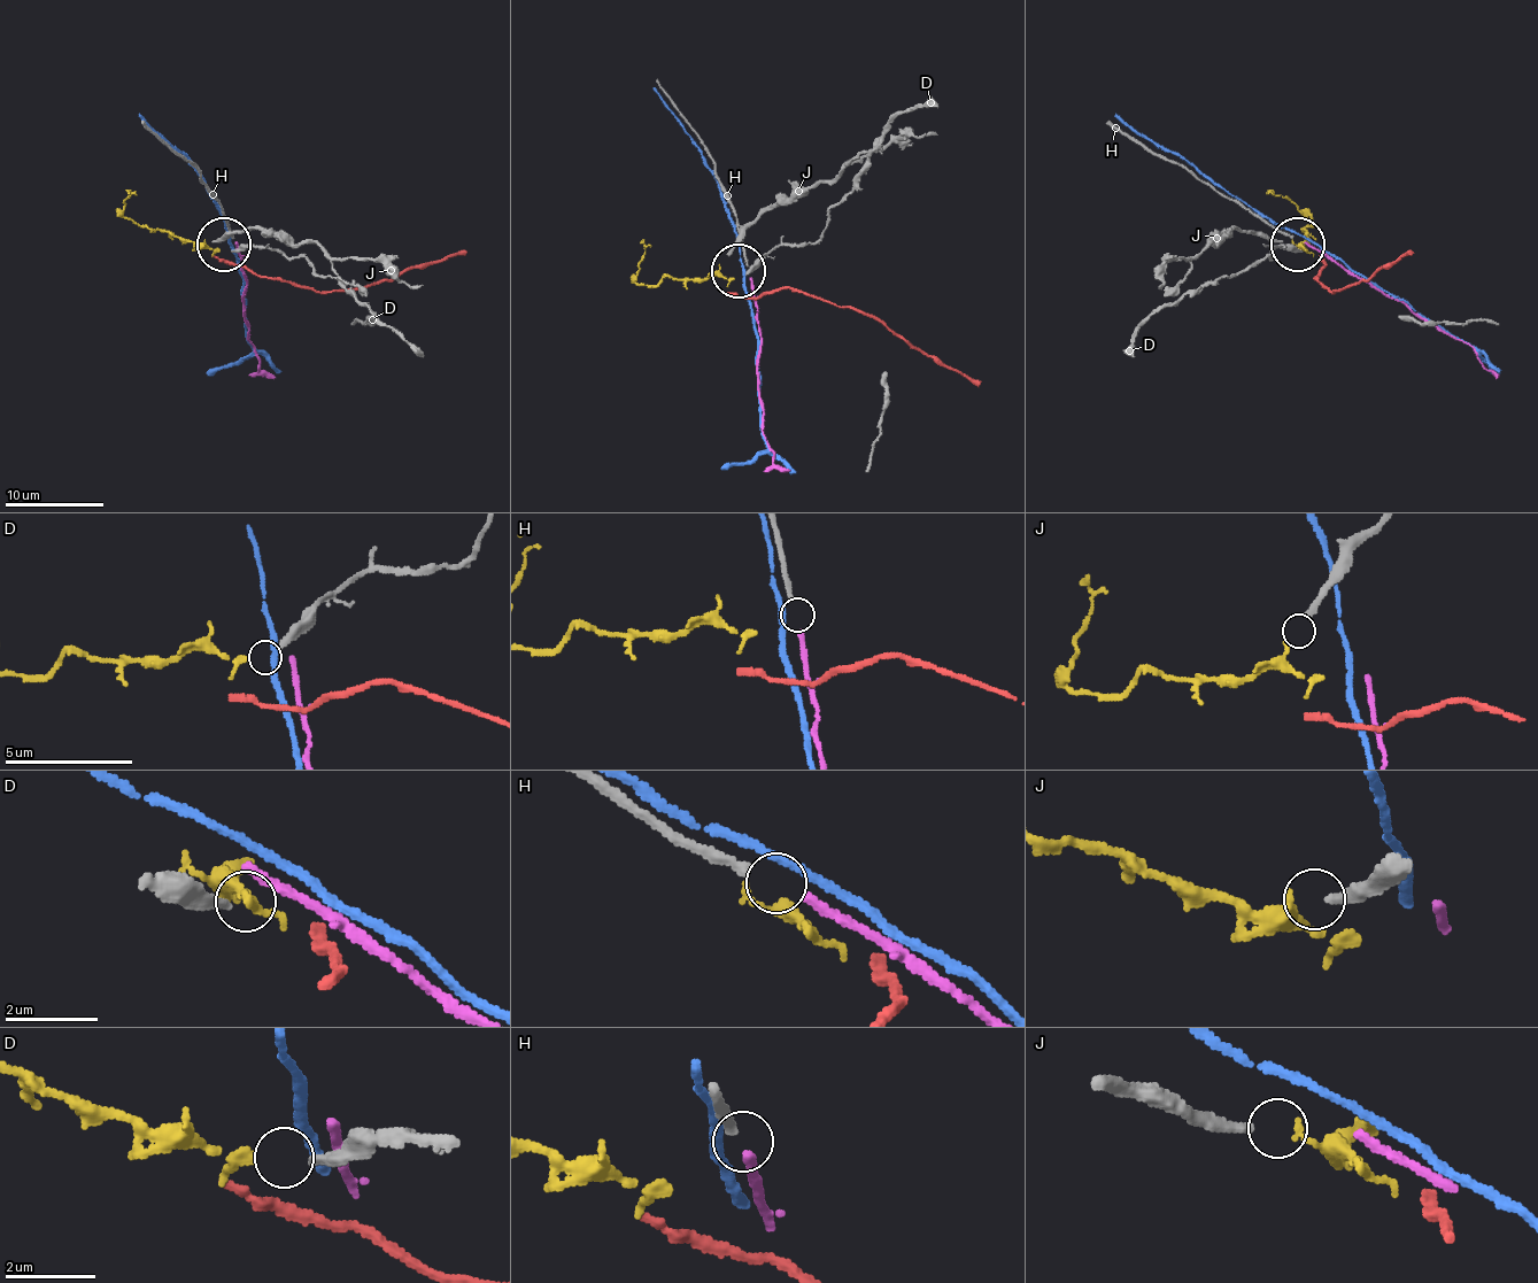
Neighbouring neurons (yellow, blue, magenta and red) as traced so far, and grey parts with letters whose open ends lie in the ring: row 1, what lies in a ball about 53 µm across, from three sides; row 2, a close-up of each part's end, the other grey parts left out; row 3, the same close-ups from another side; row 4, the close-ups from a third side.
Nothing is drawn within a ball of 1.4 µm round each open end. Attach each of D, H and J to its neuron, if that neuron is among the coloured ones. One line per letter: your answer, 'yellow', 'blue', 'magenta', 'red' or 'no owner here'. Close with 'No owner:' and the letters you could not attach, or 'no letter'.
D: yellow
H: magenta
J: no owner here
No owner: J

